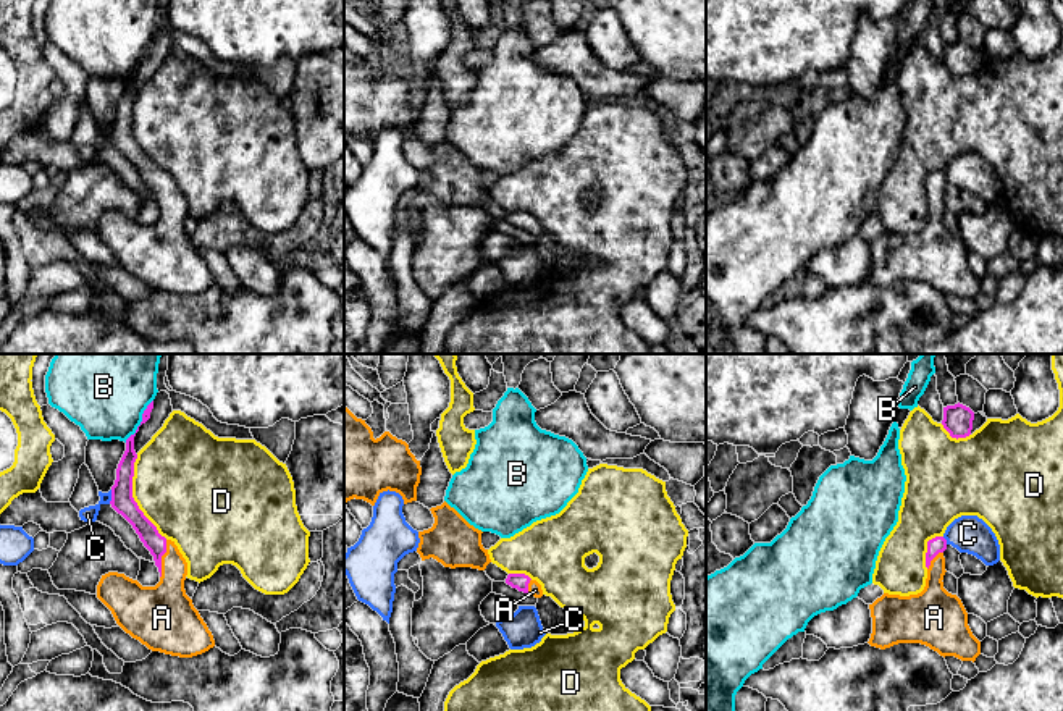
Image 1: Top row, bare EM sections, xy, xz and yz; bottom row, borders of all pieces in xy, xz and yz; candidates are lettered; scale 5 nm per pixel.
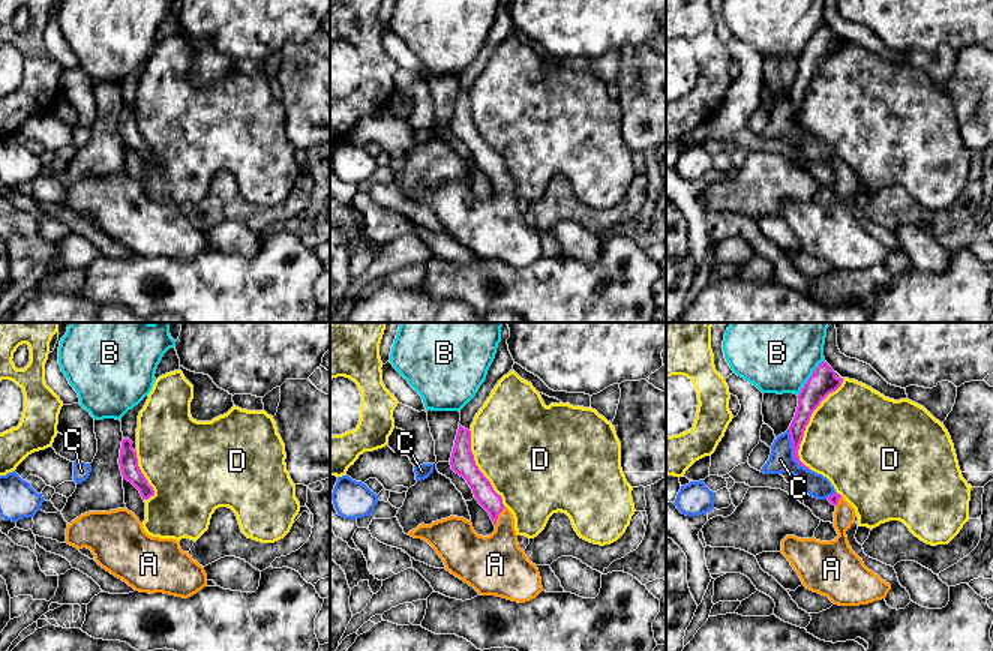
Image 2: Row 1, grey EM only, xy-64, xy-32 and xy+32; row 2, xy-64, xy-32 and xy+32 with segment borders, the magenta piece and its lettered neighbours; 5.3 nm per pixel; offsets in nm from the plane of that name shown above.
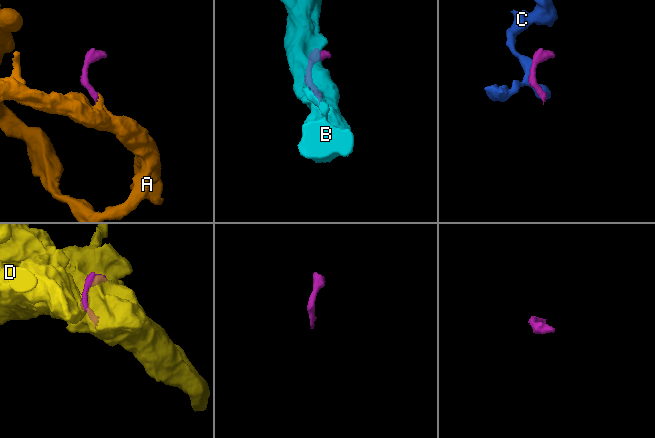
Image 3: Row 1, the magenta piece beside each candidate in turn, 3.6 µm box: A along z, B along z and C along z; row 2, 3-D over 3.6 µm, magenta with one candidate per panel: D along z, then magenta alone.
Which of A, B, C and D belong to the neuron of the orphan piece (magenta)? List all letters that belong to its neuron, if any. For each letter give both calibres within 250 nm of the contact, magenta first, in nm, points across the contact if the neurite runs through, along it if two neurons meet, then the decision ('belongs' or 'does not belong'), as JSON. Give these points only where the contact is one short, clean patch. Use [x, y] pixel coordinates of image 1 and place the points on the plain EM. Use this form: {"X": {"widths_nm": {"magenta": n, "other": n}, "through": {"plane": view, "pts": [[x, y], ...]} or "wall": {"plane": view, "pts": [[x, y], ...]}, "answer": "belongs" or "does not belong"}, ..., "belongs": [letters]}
{"A": {"widths_nm": {"magenta": 100, "other": 260}, "through": {"plane": "xy", "pts": [[154, 180], [160, 186], [160, 197], [167, 204], [165, 248]]}, "answer": "belongs"}, "B": {"widths_nm": {"magenta": 80, "other": 380}, "wall": {"plane": "xy", "pts": [[152, 37], [142, 52], [141, 62], [125, 79]]}, "answer": "does not belong"}, "C": {"widths_nm": {"magenta": 110, "other": 80}, "answer": "does not belong"}, "D": {"widths_nm": {"magenta": 110, "other": 480}, "answer": "does not belong"}, "belongs": ["A"]}

